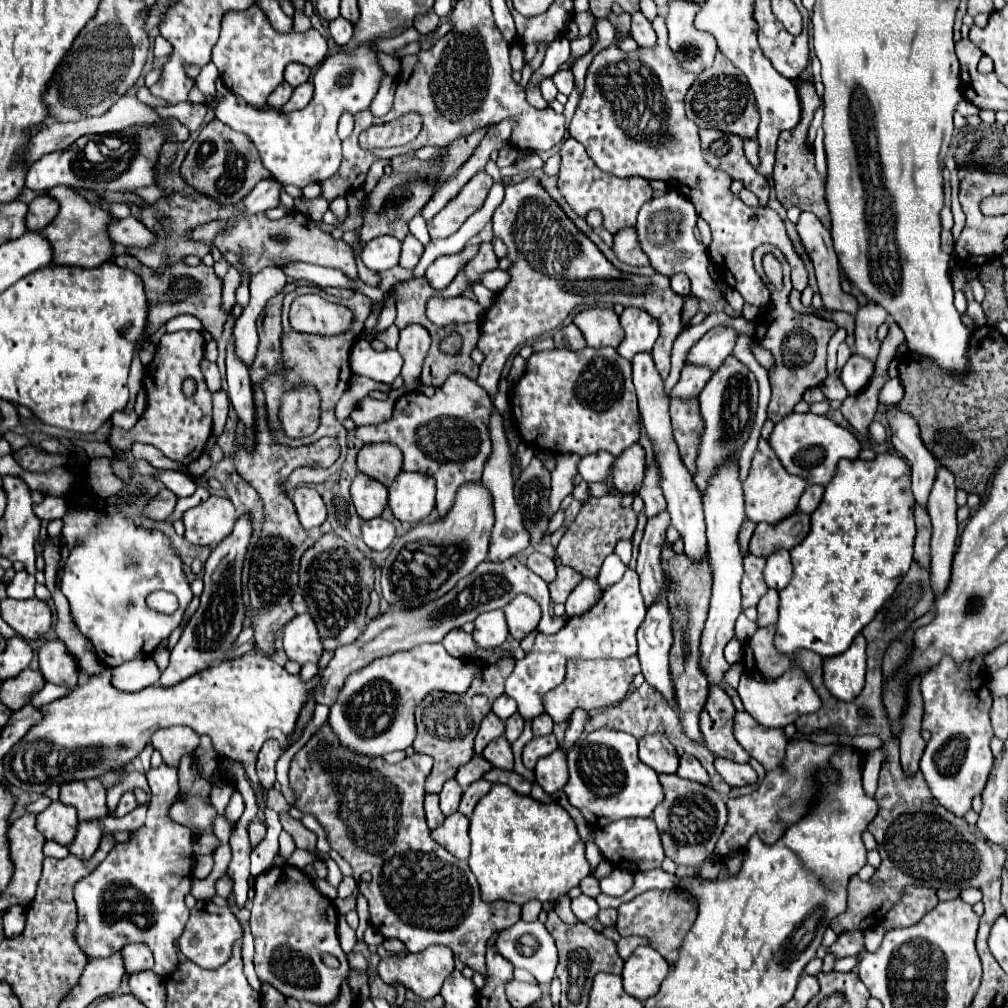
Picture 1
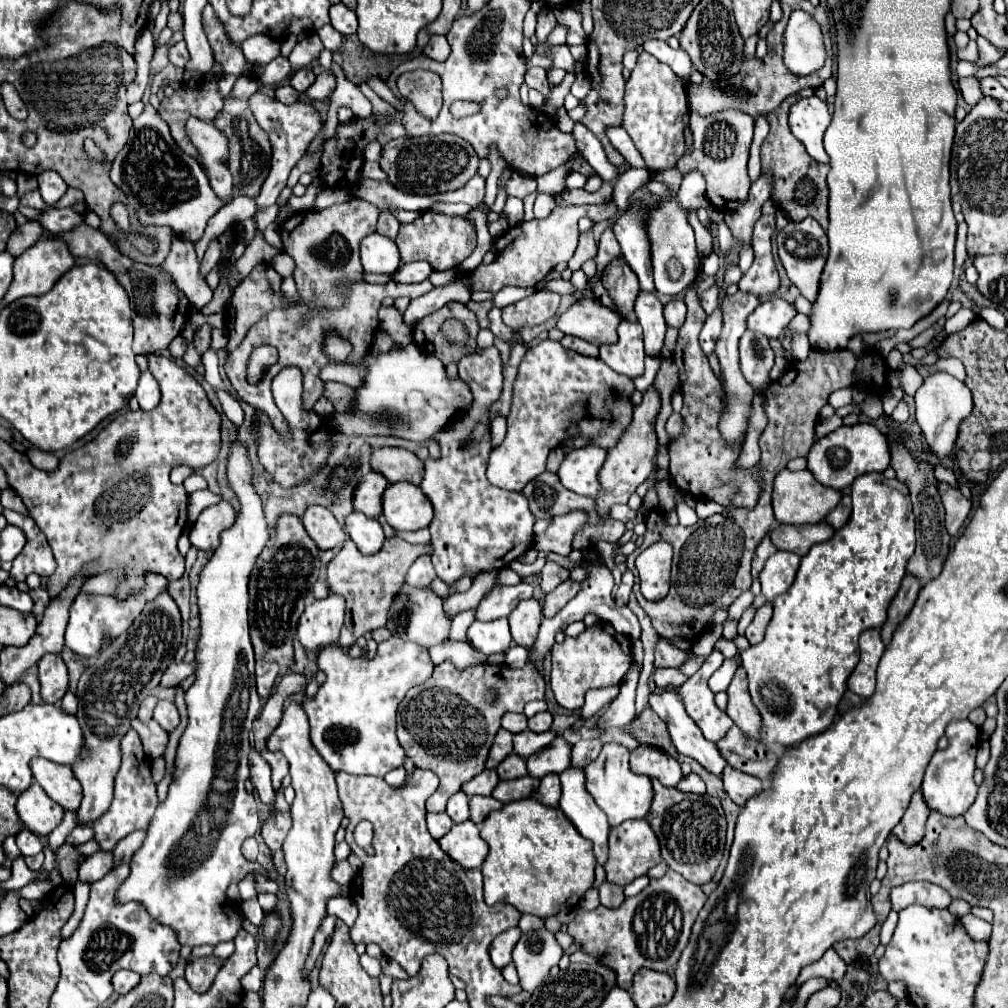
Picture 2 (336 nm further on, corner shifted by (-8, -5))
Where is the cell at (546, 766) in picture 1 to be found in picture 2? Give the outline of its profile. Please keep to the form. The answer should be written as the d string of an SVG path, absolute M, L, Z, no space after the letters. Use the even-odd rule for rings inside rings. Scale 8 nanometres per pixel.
M547 775L541 779L541 787L537 789L537 793L533 795L539 803L549 805L549 807L559 807L559 799L561 799L561 781L559 775Z

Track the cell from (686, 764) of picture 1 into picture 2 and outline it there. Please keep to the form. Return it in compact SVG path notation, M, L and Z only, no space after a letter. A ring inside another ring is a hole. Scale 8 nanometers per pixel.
M689 773L689 775L685 775L685 777L679 781L677 789L679 789L679 791L687 791L687 793L699 793L699 795L703 795L703 793L705 793L705 783L703 783L703 779L701 779L699 775Z

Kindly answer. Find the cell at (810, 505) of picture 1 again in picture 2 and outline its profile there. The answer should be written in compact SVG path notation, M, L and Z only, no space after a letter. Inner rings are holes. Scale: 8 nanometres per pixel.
M843 495L843 499L839 501L839 505L825 517L825 521L831 523L835 529L839 529L839 527L843 527L847 523L849 515L851 515L851 497Z

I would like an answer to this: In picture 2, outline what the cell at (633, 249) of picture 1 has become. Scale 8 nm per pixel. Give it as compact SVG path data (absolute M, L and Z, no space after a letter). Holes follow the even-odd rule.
M623 257L613 259L603 269L603 285L609 293L609 297L619 307L619 313L623 315L623 319L635 321L633 305L635 305L635 299L641 289L639 289L637 275L631 271L631 267L627 267L627 261Z

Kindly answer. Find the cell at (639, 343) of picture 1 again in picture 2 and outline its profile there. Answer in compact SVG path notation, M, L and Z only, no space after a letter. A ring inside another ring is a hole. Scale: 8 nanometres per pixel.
M621 321L617 333L619 341L615 345L601 345L599 357L619 375L627 377L643 375L645 368L643 329L639 327L639 323Z

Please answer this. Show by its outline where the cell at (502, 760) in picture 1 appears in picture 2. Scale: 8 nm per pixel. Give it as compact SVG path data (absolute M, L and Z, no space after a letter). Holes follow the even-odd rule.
M511 753L507 755L499 767L497 767L497 773L499 773L499 779L519 779L523 775L527 775L527 767L525 767L525 759Z

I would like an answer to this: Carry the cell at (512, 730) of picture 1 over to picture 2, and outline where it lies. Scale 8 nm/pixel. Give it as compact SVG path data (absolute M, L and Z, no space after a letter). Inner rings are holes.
M521 731L513 735L513 745L515 745L515 753L521 757L529 757L537 751L541 751L543 747L547 747L553 739L555 739L555 731L547 731L547 733L533 733L533 731Z

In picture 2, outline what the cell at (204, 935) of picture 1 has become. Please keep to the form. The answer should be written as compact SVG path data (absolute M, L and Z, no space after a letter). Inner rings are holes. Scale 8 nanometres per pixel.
M215 955L191 959L185 969L185 979L191 985L191 989L205 993L211 987L213 979L219 973L219 967L223 967L223 963L225 963L225 959L219 959Z

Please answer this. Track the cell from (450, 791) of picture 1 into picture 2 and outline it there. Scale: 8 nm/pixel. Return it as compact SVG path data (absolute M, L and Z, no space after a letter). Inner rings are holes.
M459 791L455 793L449 801L447 801L447 815L455 821L455 823L461 823L461 821L467 821L469 819L469 797Z

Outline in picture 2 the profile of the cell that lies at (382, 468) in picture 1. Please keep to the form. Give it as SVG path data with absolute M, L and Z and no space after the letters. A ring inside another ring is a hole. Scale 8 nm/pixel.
M381 447L373 451L371 469L385 475L389 483L409 481L419 485L423 479L423 461L415 453L397 447Z

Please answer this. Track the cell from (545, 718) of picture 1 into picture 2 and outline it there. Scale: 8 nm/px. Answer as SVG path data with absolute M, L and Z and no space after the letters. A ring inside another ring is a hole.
M545 711L545 713L537 713L535 717L529 719L529 729L535 731L535 733L549 731L549 729L551 729L551 721L553 721L553 717L551 717L549 711Z

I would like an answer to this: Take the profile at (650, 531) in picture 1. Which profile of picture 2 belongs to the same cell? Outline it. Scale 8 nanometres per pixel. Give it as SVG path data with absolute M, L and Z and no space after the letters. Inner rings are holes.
M659 635L655 645L655 667L679 667L683 661L685 653L673 643L667 643L667 639Z

